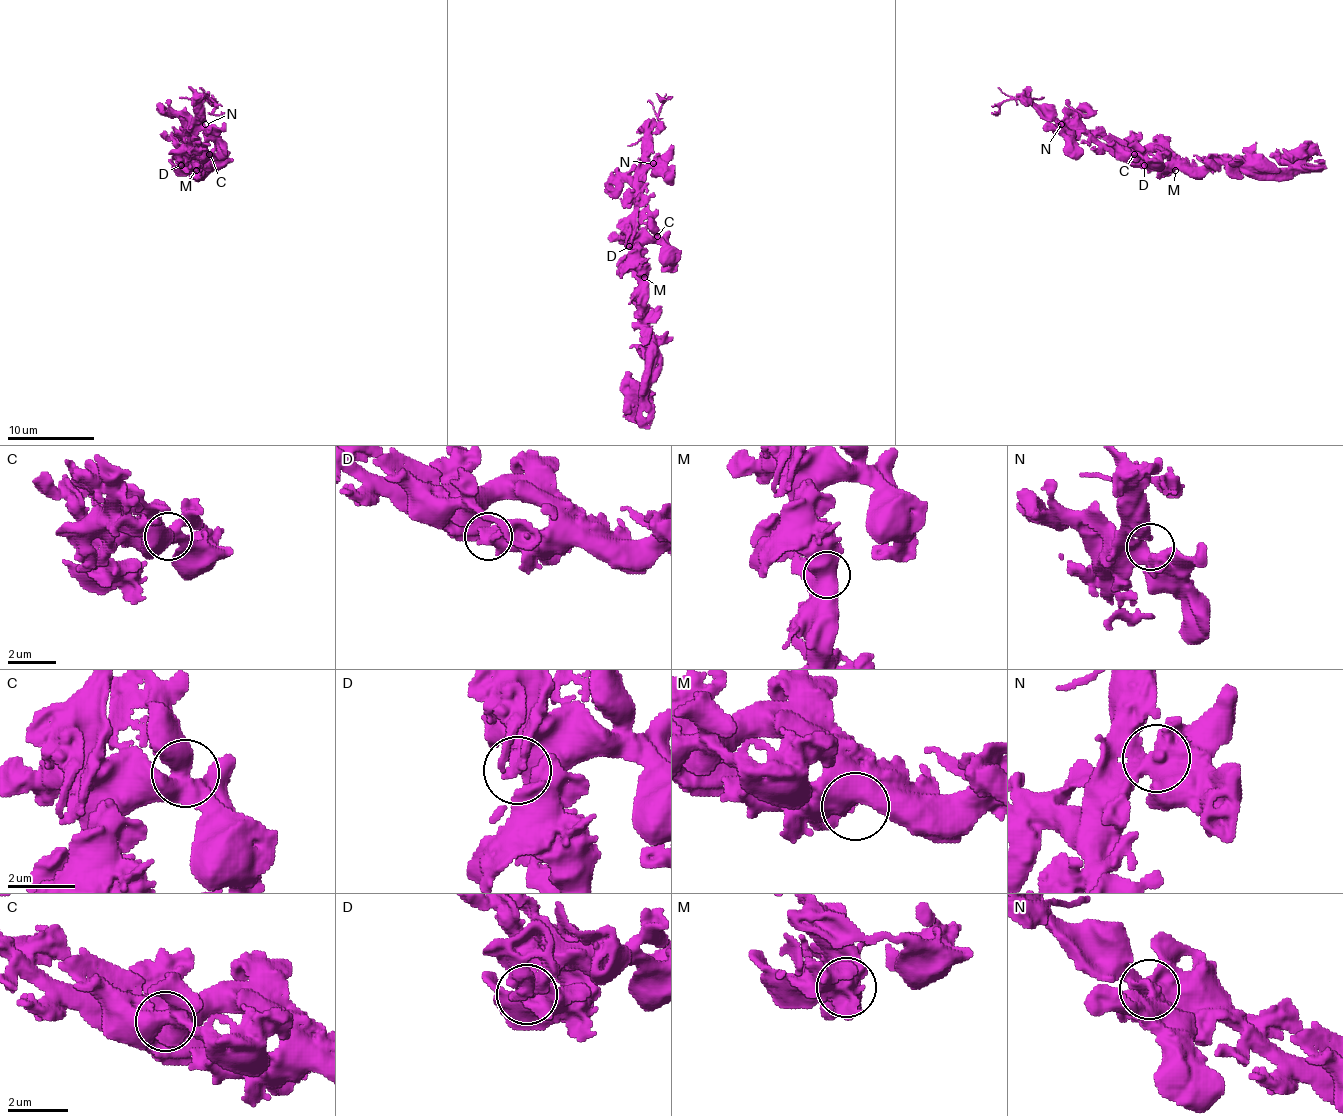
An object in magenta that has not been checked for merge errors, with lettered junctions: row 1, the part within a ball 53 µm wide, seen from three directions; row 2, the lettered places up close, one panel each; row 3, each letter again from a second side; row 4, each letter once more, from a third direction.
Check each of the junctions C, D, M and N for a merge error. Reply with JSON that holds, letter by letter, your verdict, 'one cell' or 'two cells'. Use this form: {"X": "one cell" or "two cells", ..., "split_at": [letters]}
{"C": "one cell", "D": "one cell", "M": "one cell", "N": "one cell", "split_at": []}

